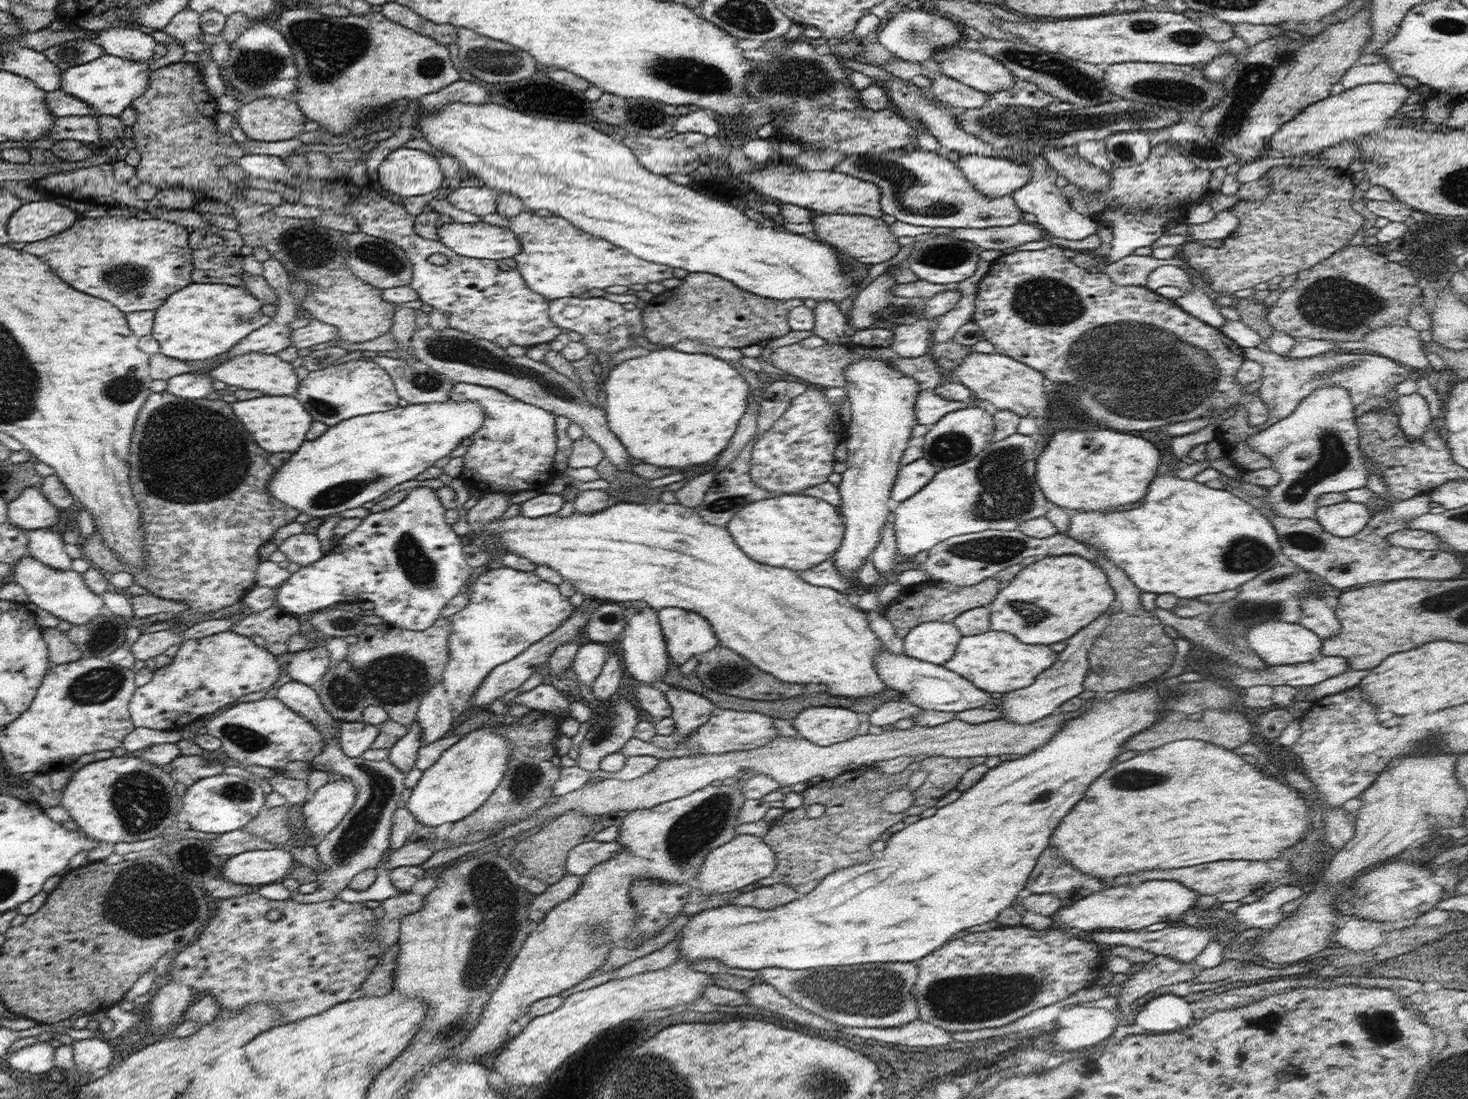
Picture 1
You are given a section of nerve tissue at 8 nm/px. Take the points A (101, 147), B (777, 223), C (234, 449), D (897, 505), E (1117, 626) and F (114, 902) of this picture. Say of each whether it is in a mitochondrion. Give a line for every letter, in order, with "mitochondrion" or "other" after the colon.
A: other
B: other
C: other
D: other
E: mitochondrion
F: mitochondrion

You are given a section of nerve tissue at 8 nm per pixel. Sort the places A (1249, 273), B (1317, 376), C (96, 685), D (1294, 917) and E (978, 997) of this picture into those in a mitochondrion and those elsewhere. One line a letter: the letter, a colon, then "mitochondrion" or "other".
A: other
B: mitochondrion
C: mitochondrion
D: other
E: mitochondrion

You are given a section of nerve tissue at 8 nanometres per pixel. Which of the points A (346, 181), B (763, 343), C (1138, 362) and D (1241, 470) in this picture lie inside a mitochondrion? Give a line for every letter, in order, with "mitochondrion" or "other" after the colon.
A: other
B: other
C: mitochondrion
D: other

